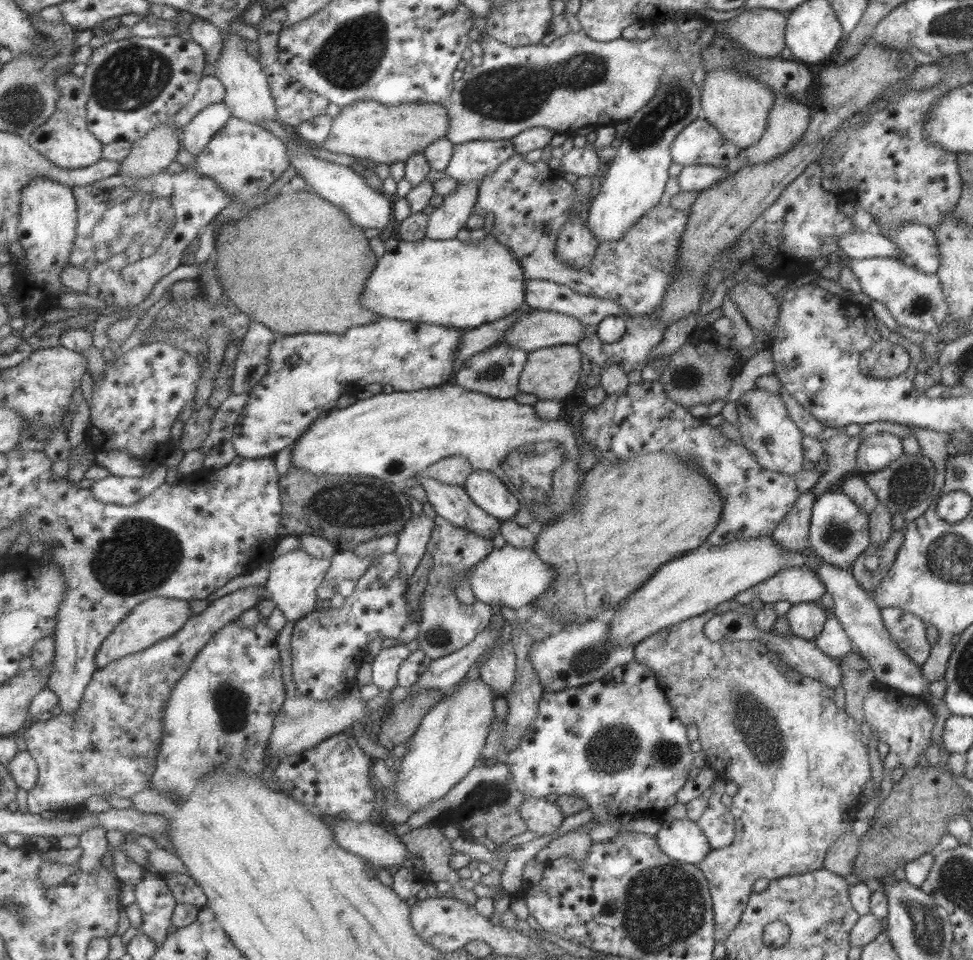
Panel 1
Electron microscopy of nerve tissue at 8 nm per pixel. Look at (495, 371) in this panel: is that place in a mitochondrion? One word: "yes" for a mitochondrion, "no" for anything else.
yes

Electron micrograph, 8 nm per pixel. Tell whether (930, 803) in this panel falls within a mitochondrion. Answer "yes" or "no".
no

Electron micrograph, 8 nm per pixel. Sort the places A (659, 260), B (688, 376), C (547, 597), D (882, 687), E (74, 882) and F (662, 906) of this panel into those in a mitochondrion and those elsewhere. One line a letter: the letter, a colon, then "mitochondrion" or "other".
A: mitochondrion
B: mitochondrion
C: other
D: other
E: other
F: mitochondrion

